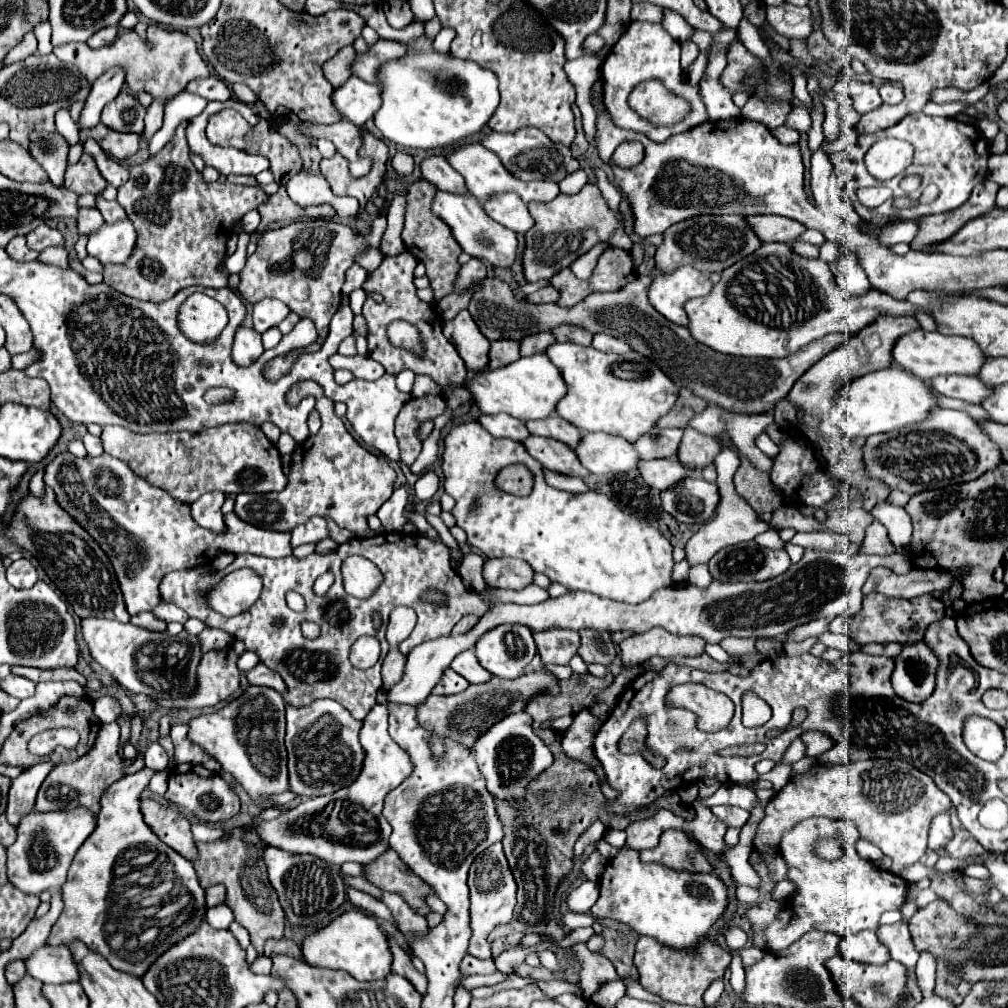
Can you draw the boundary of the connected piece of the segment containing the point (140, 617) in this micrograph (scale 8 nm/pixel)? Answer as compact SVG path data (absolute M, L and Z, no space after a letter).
M138 613L130 619L130 623L138 625L138 627L146 627L146 629L154 629L154 631L164 631L166 623L160 619L154 619L152 613Z

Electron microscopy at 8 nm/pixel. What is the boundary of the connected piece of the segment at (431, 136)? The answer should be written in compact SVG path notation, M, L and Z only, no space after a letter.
M426 37L408 45L406 59L380 67L378 77L382 81L382 107L374 117L376 127L388 141L410 149L438 151L458 145L480 133L500 103L498 79L492 71L454 59L450 53L436 55Z

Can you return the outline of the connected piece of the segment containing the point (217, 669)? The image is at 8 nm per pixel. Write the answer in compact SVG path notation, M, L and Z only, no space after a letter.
M228 647L203 655L197 667L198 687L190 699L152 699L166 708L202 709L226 701L240 689L242 671L236 665L238 655Z

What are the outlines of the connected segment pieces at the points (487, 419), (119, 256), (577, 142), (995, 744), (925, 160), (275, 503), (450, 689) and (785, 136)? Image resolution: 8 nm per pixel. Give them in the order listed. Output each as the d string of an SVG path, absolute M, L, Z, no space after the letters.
M500 413L500 415L482 415L478 421L482 421L482 427L486 427L494 437L514 435L514 437L508 437L508 439L514 439L514 441L526 439L526 437L518 437L518 435L528 435L530 437L530 431L526 429L524 421L514 419L512 415L506 415L506 413Z
M120 221L116 225L104 225L88 239L88 253L96 257L102 265L126 263L136 247L136 229L130 221Z
M574 105L572 109L574 109L574 115L576 115L576 139L574 139L574 143L570 145L570 149L572 149L572 155L574 155L574 157L580 157L582 153L586 153L588 141L586 141L584 131L582 131L582 115L580 115L580 109L578 109L576 105Z
M970 715L964 721L964 731L962 731L966 747L978 755L980 759L986 761L998 761L1004 753L1004 735L1002 729L984 717Z
M914 113L914 115L906 115L894 127L884 129L884 131L880 131L880 133L868 137L868 139L872 143L872 141L876 141L880 137L898 137L898 139L904 139L904 141L914 145L914 161L912 161L908 173L920 175L922 177L922 187L912 195L912 199L920 199L920 195L922 195L922 191L924 191L924 187L928 183L934 183L940 191L938 191L938 197L934 199L934 203L930 203L930 205L916 205L910 211L896 211L896 209L890 207L890 203L884 203L884 205L880 205L876 209L866 209L860 203L854 203L856 209L860 211L862 219L866 223L876 225L876 227L890 225L896 219L918 219L918 217L924 217L924 215L946 213L946 211L956 209L962 203L966 203L966 199L970 197L972 187L978 181L978 175L984 173L984 169L980 165L980 155L976 153L976 147L974 147L974 141L978 141L980 135L978 135L976 127L970 125L970 123L960 123L956 119L930 117L930 115L924 115L924 113Z
M320 397L316 401L316 411L322 417L322 427L292 453L294 465L286 487L280 493L240 493L236 497L234 513L240 519L246 519L246 523L270 531L292 531L296 525L318 515L336 521L338 527L352 531L354 537L364 537L368 533L368 517L390 499L396 473L384 457L358 445L342 419L334 413L332 399Z
M446 669L446 671L444 671L444 675L442 675L442 679L438 681L438 685L432 689L432 693L436 693L436 695L462 693L468 685L470 685L470 683L468 683L462 675L458 675L458 673L456 673L456 671L452 671L452 669Z
M782 125L782 127L776 127L776 129L772 131L772 135L774 135L780 143L784 143L784 145L794 145L794 143L798 143L798 139L800 139L800 135L798 135L796 131L786 129L784 125Z

